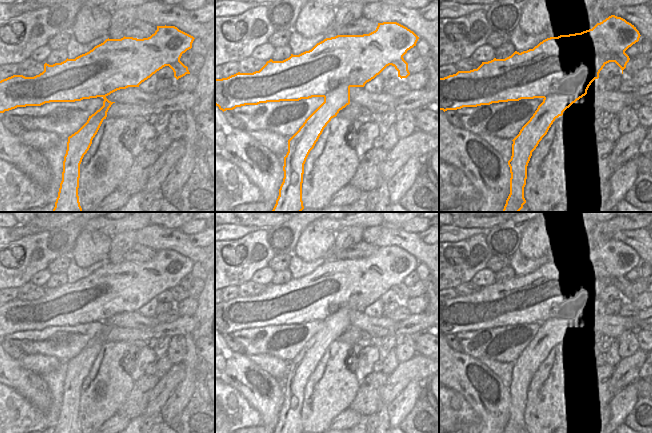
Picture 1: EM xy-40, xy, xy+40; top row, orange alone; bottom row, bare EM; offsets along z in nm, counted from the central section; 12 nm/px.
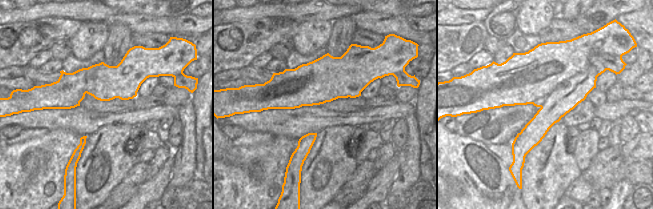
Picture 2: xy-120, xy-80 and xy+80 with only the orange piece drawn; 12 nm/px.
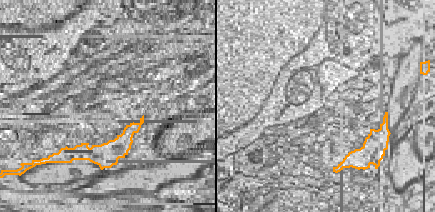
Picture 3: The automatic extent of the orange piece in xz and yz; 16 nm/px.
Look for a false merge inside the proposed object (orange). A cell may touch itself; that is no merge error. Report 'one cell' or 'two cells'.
two cells

